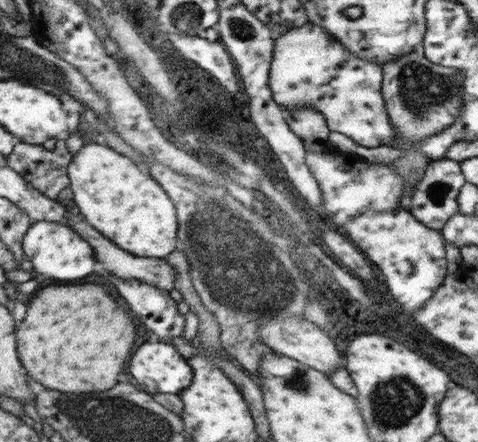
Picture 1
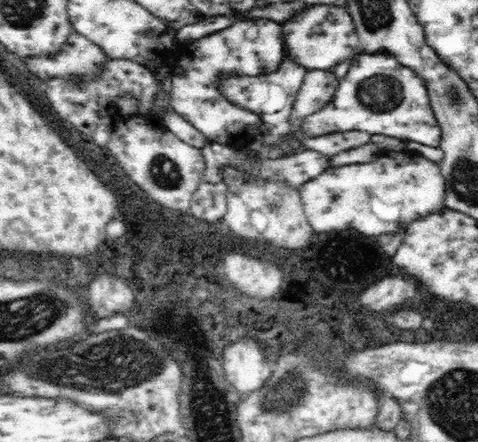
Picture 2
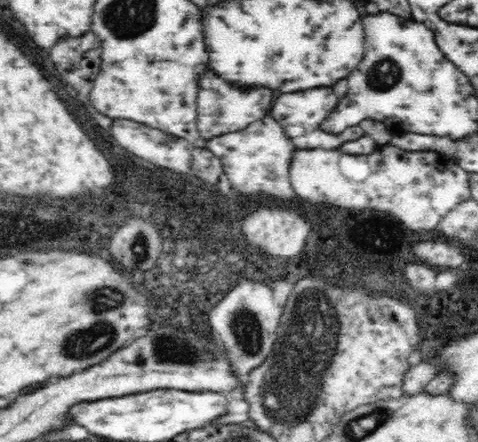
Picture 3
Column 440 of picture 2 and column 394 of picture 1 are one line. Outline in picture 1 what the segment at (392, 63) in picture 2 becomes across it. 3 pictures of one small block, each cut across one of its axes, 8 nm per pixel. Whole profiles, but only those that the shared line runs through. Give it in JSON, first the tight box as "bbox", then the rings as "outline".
{"bbox":[269,24,395,148],"outline":[[[303,24],[301,28],[289,28],[285,34],[281,34],[275,40],[273,60],[271,60],[271,72],[269,72],[269,88],[275,102],[281,106],[307,106],[315,112],[323,114],[331,132],[339,132],[343,136],[349,136],[355,144],[361,148],[379,148],[379,146],[391,146],[395,142],[395,130],[391,126],[391,116],[385,108],[383,98],[383,66],[361,60],[353,56],[337,38],[331,38],[329,32],[325,32],[317,24]]]}

